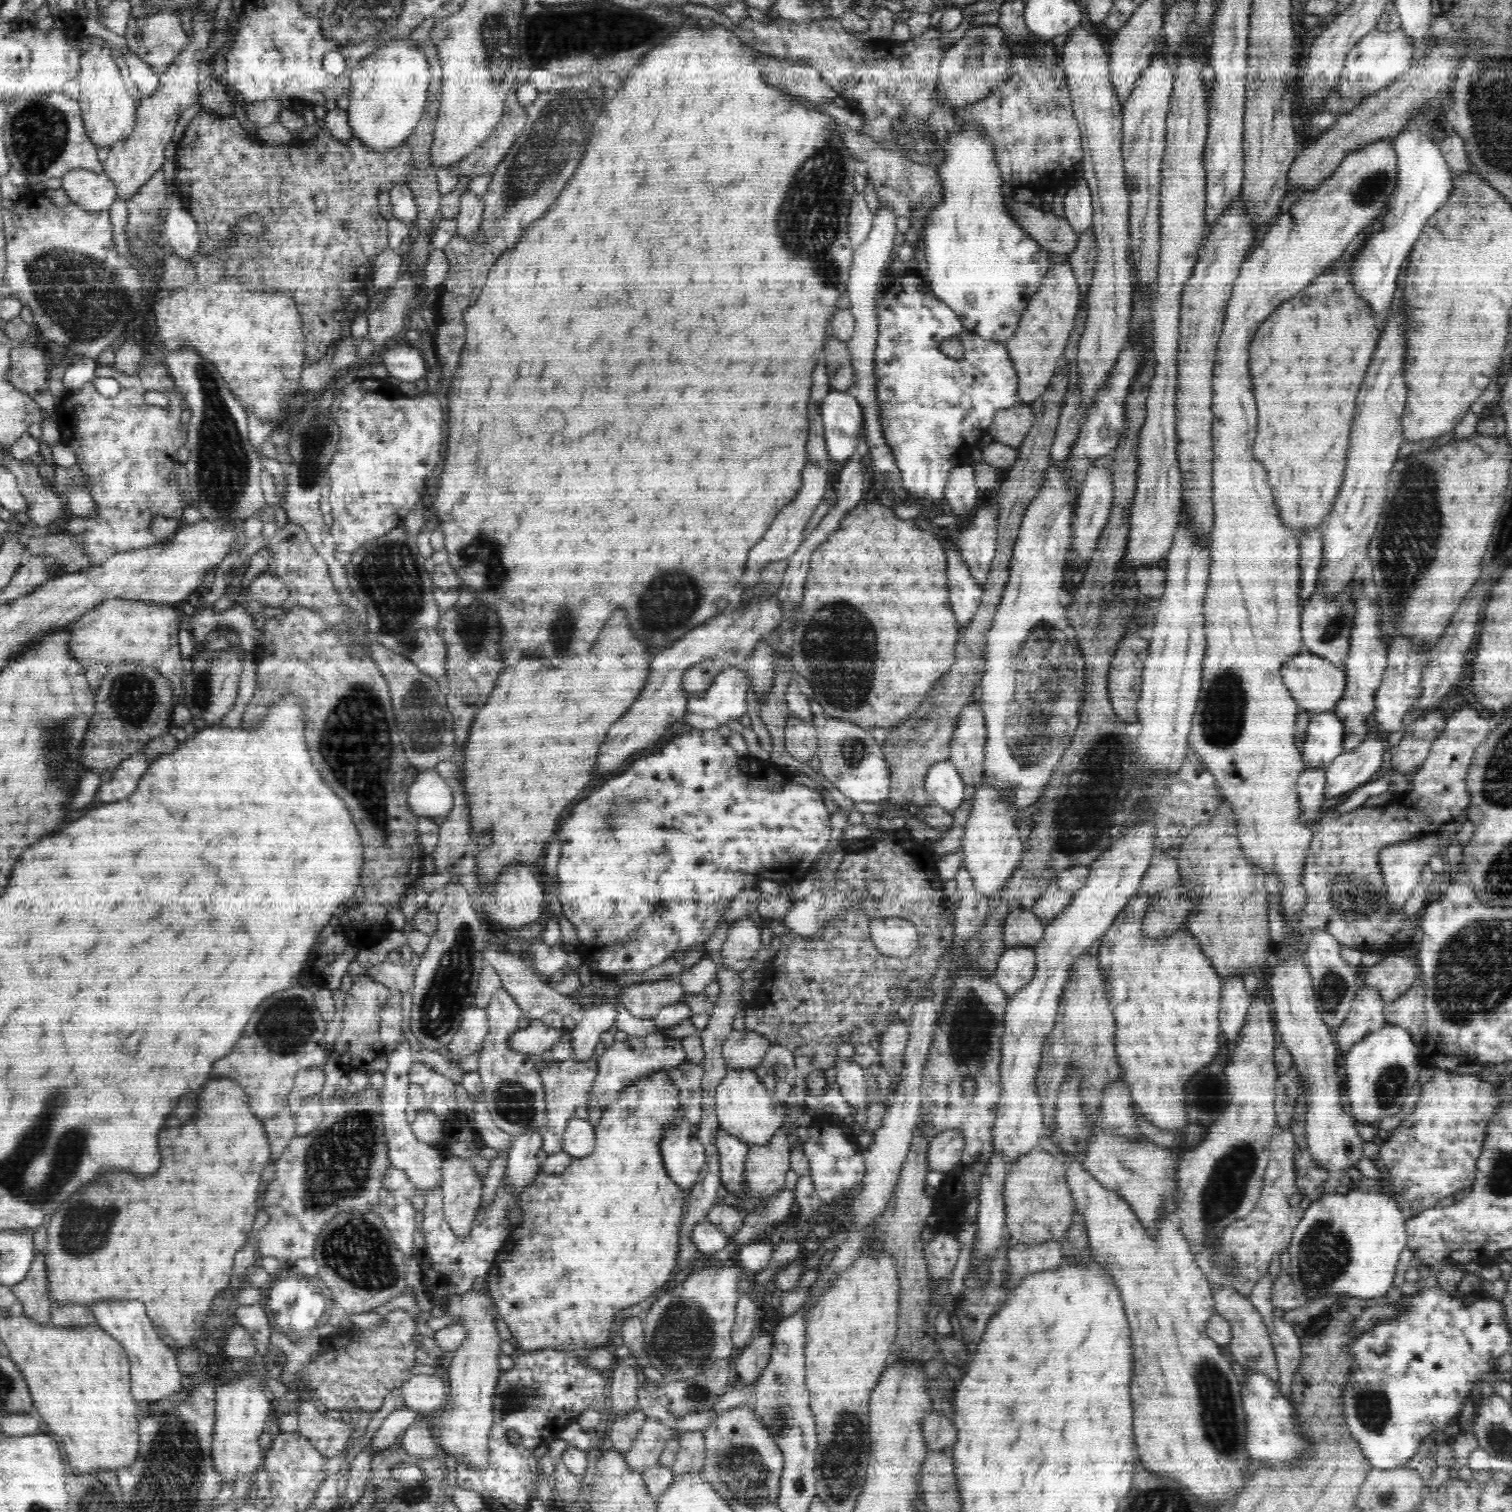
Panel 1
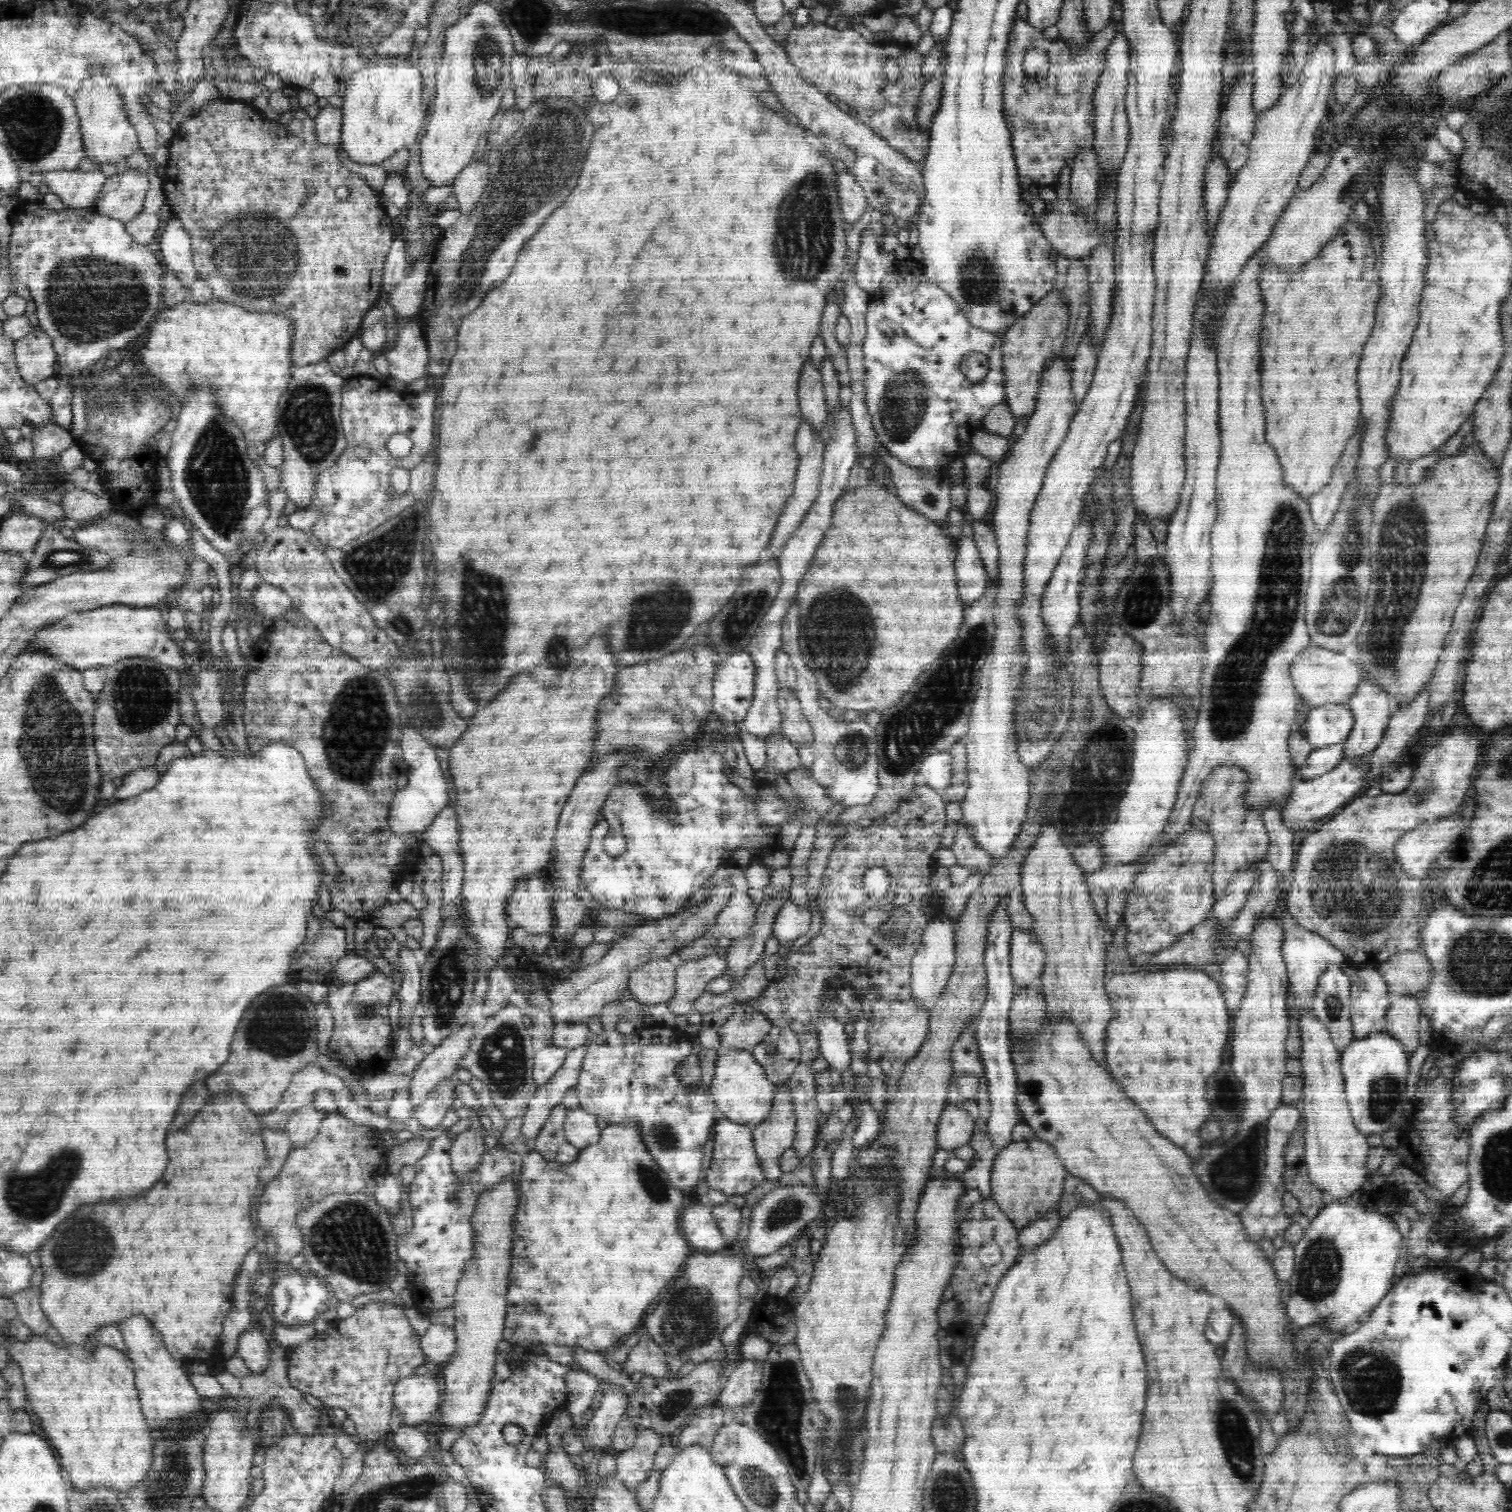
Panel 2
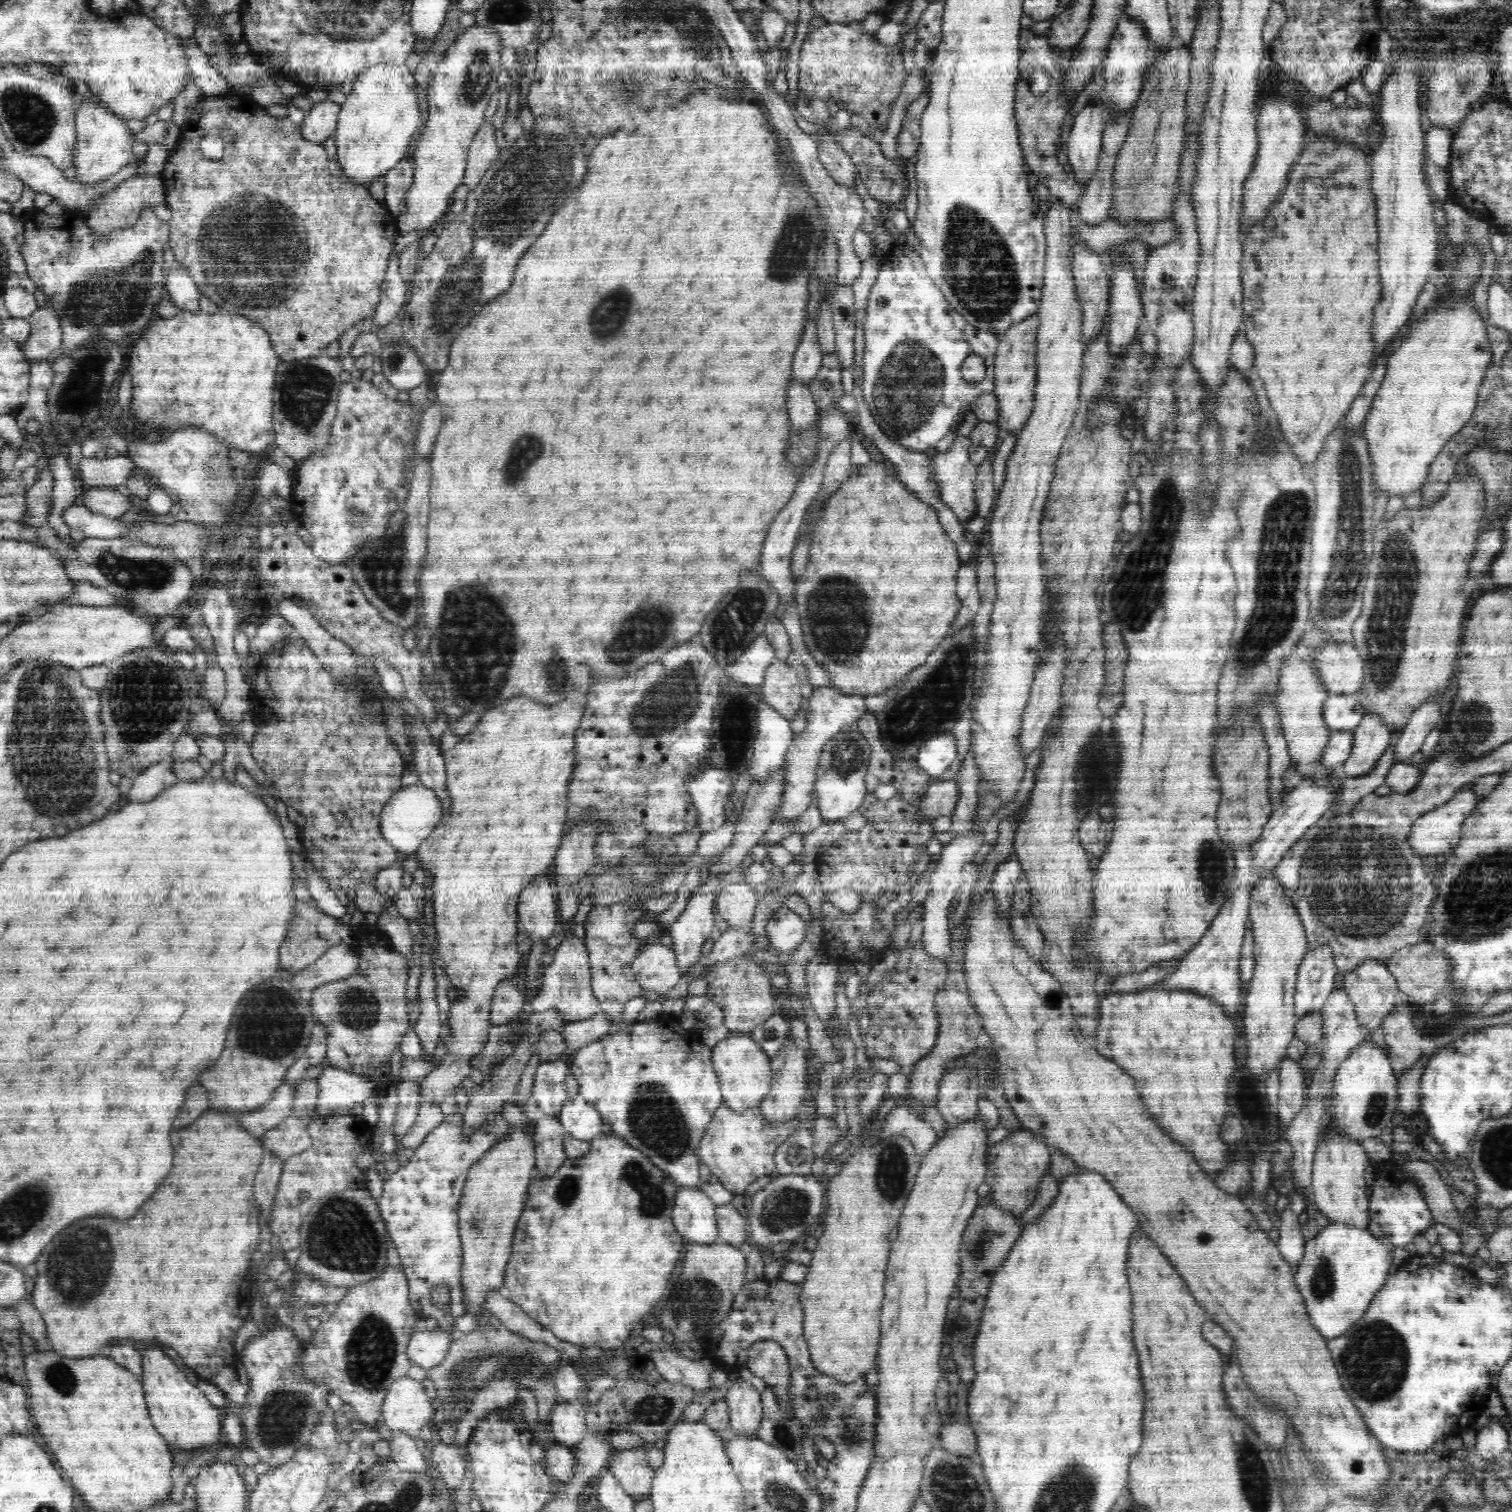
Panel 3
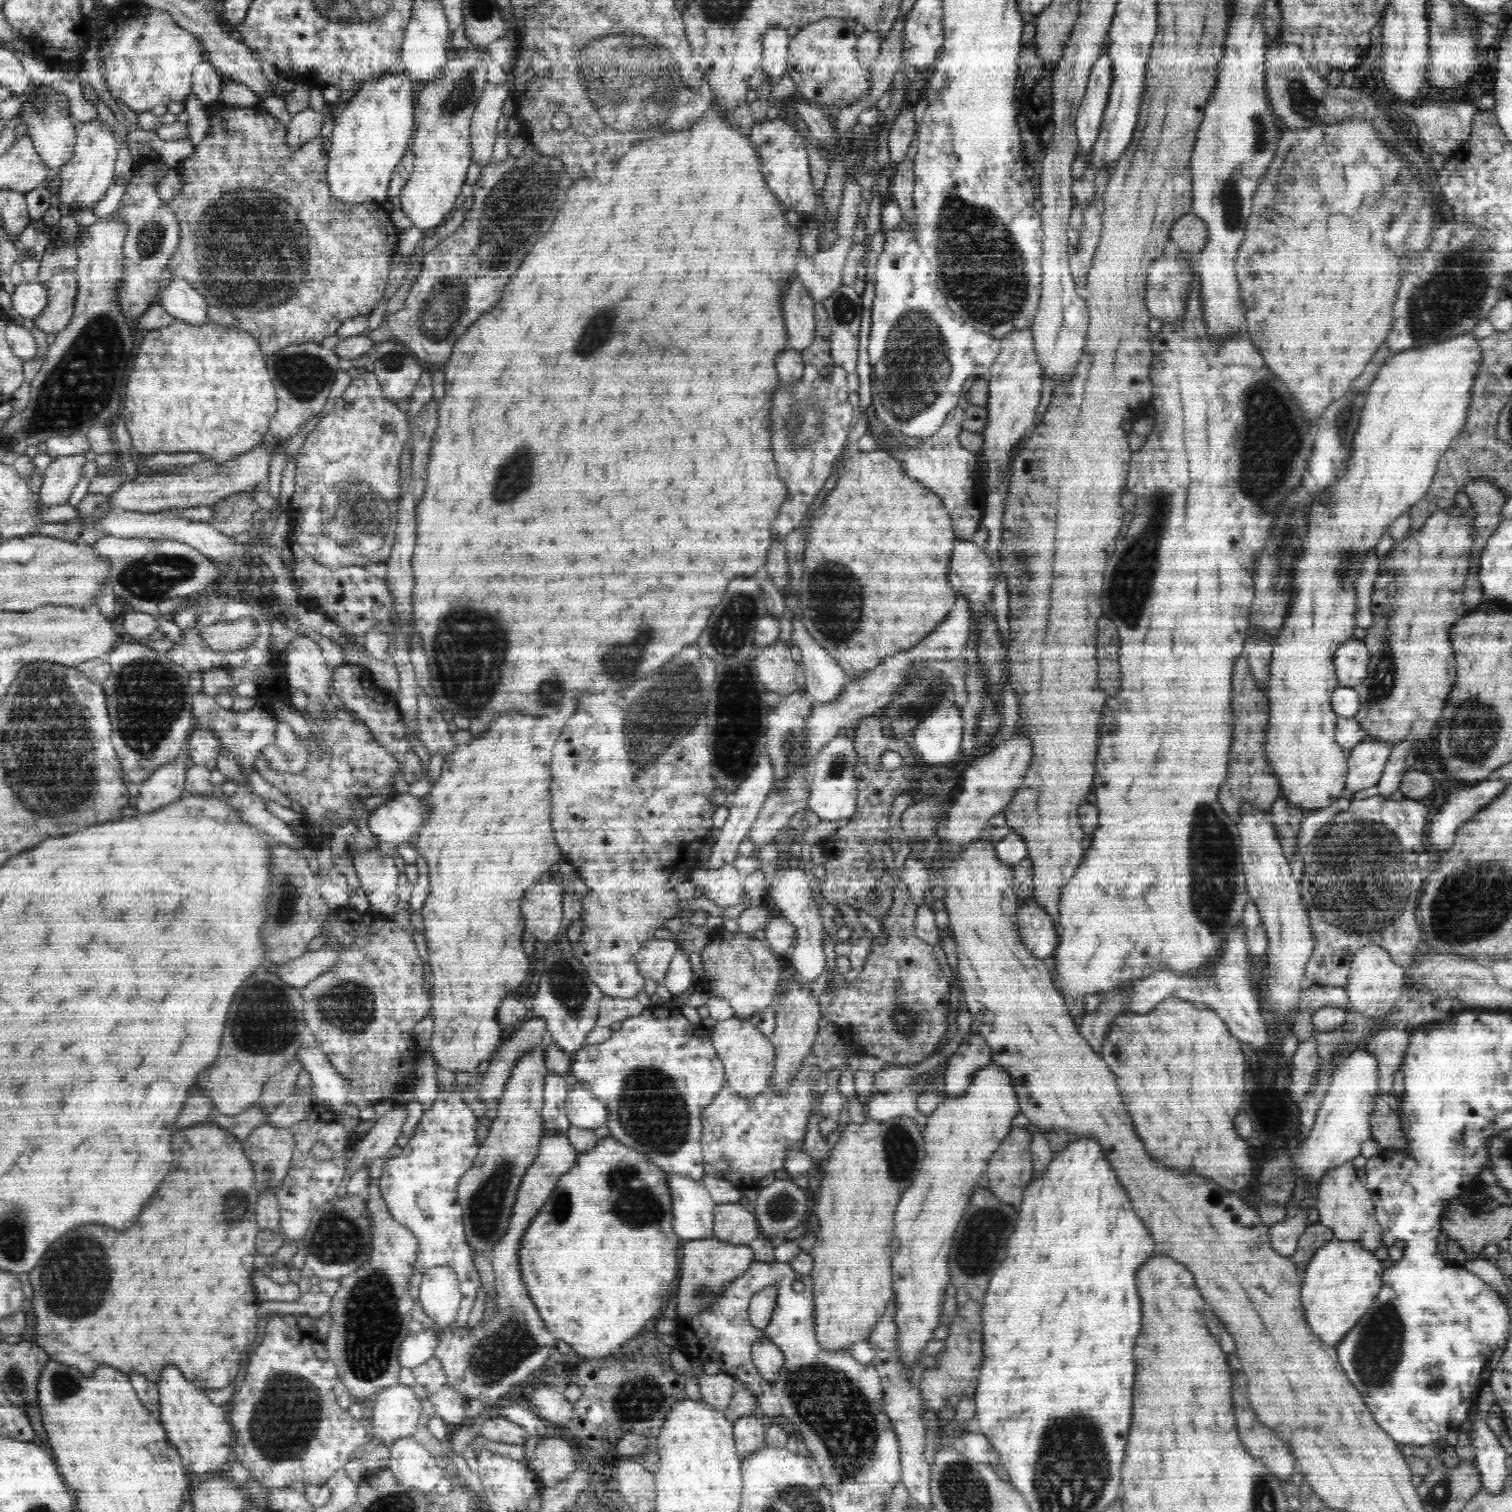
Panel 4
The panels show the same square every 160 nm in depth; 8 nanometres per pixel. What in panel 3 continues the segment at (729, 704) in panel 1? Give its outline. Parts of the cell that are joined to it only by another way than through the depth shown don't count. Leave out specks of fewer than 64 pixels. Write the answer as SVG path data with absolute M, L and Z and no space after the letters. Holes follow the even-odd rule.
M762 634L744 650L744 653L730 666L722 668L724 678L730 683L744 685L754 692L761 692L767 669L775 660L774 648Z

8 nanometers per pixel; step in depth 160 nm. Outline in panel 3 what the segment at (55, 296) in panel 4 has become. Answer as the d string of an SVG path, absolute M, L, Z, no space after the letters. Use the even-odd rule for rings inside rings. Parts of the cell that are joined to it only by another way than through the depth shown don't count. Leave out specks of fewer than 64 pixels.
M52 303L38 308L30 317L30 334L24 345L20 345L28 363L35 360L48 360L54 350L62 346L63 336L60 321Z

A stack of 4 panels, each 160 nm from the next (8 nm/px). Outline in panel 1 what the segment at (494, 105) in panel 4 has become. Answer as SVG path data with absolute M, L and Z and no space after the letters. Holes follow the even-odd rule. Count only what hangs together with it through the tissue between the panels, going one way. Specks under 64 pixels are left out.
M467 189L460 200L460 210L455 218L458 222L457 234L468 240L475 239L483 224L482 214L484 210L485 204L482 197L475 196Z

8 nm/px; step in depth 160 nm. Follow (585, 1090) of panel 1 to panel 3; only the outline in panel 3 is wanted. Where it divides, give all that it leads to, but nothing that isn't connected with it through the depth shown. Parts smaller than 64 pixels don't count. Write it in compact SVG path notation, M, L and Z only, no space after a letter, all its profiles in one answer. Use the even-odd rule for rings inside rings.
M545 1115L534 1126L535 1172L542 1180L554 1176L566 1162L564 1142L567 1134L559 1117Z

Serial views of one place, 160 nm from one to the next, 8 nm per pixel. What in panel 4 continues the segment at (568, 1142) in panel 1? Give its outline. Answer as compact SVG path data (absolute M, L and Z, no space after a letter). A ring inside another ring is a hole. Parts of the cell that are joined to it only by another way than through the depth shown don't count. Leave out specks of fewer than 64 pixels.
M578 1081L569 1092L565 1113L570 1125L578 1128L596 1129L607 1122L606 1107L581 1081Z

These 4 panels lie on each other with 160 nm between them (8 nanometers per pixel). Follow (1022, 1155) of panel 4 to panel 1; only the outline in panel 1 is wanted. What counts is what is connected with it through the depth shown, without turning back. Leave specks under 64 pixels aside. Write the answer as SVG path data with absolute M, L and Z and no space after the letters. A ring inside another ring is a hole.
M1037 1148L1011 1163L1003 1186L1005 1201L1005 1228L1009 1235L1009 1246L1022 1243L1042 1243L1053 1239L1062 1242L1070 1230L1073 1216L1073 1199L1066 1182L1067 1164L1062 1164Z

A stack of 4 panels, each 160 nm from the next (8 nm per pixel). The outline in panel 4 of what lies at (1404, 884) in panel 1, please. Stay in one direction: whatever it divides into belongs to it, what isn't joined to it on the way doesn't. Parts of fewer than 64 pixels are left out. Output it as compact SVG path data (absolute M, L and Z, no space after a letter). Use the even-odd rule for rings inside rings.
M1486 780L1464 790L1453 791L1446 802L1435 812L1430 822L1428 846L1448 850L1454 844L1454 832L1458 826L1468 822L1480 808L1494 800L1506 788L1504 780Z

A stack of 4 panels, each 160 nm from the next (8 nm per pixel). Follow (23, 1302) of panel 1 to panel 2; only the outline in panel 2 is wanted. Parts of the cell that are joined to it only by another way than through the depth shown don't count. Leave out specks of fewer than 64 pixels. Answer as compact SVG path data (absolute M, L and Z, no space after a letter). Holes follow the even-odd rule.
M36 1268L32 1273L30 1284L24 1290L10 1296L16 1305L17 1317L34 1335L44 1335L51 1327L40 1304L39 1287L42 1278L41 1268Z

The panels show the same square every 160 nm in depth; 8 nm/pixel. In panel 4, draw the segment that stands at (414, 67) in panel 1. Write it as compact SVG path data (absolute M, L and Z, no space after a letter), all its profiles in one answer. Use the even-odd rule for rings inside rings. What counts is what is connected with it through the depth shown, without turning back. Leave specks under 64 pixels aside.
M382 74L378 79L361 84L355 89L355 95L346 107L334 118L331 150L328 154L327 182L333 198L343 205L364 205L366 202L383 203L389 197L389 186L395 168L402 161L404 152L410 149L411 138L414 134L414 93L418 85L401 74Z

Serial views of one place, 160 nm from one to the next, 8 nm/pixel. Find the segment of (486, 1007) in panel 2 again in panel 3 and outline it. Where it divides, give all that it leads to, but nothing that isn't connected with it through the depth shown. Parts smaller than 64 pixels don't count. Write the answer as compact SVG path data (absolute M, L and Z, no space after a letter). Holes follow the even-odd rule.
M502 982L502 986L498 986L493 996L490 1009L491 1024L518 1023L519 1018L528 1013L529 1005L524 998L514 984Z

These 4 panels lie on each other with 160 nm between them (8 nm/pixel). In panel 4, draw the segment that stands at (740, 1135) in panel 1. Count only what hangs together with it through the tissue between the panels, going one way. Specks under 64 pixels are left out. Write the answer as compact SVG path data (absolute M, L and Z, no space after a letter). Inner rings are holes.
M735 1016L718 1021L716 1026L711 1028L711 1041L722 1061L727 1085L738 1096L750 1098L768 1090L777 1056L771 1040L766 1038L754 1023Z

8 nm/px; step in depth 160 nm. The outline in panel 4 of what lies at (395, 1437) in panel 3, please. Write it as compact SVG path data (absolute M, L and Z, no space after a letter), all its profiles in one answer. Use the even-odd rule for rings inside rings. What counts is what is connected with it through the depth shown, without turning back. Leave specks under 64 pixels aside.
M414 1437L395 1440L390 1448L389 1468L406 1487L416 1488L426 1494L435 1492L446 1467L420 1444Z

